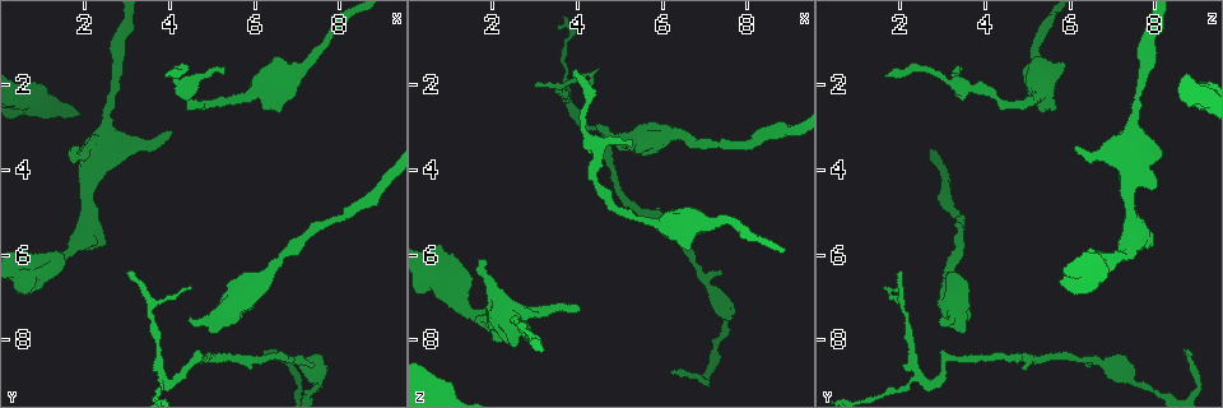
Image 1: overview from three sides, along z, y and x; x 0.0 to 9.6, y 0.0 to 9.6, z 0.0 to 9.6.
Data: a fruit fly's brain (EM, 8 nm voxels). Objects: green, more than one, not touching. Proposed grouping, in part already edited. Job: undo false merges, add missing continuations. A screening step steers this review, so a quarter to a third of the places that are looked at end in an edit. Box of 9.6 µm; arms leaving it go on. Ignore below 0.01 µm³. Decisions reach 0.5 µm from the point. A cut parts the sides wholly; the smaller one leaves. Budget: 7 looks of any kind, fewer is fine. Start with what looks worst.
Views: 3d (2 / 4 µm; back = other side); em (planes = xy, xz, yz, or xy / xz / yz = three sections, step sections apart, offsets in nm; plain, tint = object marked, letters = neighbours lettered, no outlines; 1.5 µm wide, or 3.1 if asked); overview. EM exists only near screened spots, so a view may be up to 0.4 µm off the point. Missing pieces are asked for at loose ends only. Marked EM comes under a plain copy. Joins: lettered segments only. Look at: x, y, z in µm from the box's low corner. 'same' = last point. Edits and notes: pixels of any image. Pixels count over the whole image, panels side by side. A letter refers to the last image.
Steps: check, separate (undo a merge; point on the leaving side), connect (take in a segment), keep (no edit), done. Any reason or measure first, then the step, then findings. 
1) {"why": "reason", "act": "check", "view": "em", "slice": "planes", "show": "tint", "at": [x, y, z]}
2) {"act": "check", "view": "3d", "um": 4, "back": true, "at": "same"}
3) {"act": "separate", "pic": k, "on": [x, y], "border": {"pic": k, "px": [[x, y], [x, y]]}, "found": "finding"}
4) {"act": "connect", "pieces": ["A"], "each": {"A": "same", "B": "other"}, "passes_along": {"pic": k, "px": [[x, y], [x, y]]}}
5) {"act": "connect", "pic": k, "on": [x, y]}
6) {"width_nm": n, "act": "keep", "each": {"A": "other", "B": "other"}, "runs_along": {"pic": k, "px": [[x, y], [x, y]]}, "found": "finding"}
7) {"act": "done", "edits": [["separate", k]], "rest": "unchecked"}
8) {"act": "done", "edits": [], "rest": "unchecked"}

{"why": "an open end", "act": "check", "view": "em", "slice": "xz", "step": 8, "show": "tint", "at": [3.10, 3.70, 7.25]}

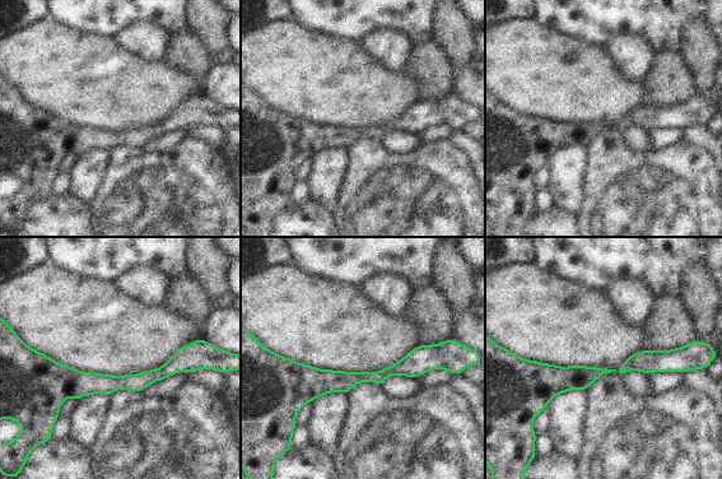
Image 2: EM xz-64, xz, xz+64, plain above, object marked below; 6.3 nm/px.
{"why": "see the neighbours", "act": "check", "view": "em", "slice": "xz", "step": 8, "show": "letters", "at": "same"}

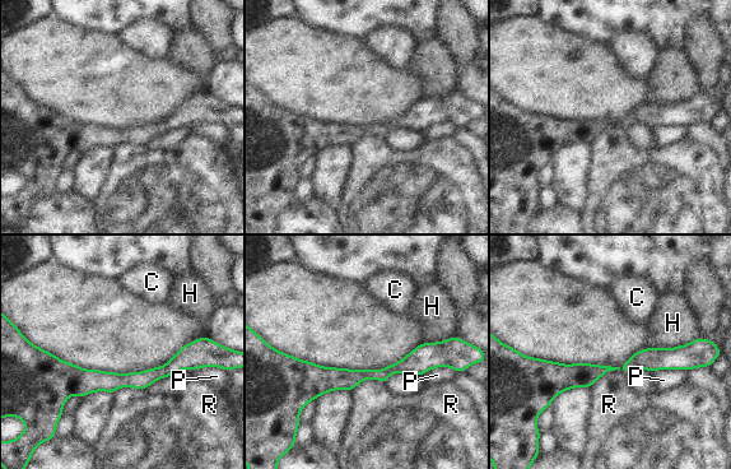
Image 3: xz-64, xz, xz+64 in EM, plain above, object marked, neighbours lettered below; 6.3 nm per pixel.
{"act": "keep", "each": {"C": "other", "H": "other", "P": "other", "R": "other"}, "found": "none of them fits"}

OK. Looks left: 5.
{"why": "thin end", "act": "check", "view": "3d", "um": 2, "at": [3.90, 1.85, 1.65]}

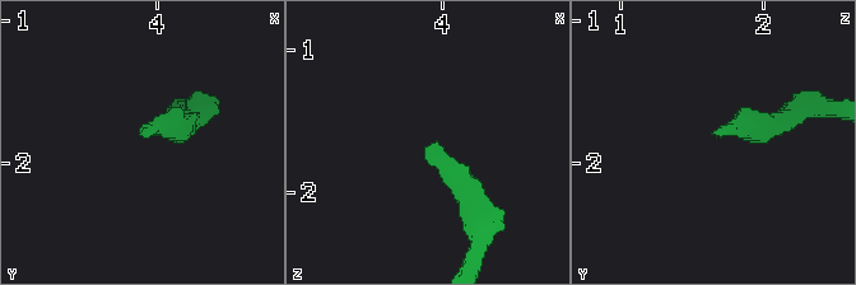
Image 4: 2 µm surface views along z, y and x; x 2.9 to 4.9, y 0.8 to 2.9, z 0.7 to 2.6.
{"act": "check", "view": "em", "slice": "planes", "show": "letters", "at": [3.92, 1.80, 1.66]}

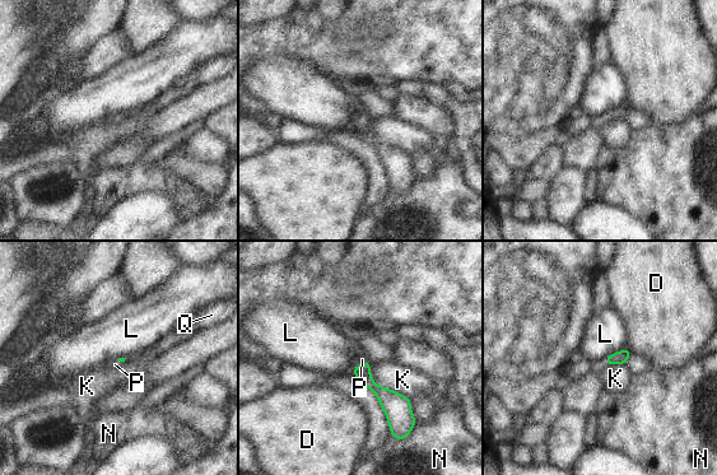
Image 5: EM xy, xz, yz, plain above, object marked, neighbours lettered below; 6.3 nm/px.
{"act": "connect", "pieces": ["P"], "each": {"D": "other", "K": "other", "L": "other", "N": "other", "P": "same", "Q": "other"}, "passes_along": {"pic": 5, "px": [[623, 355], [606, 362], [597, 367]]}, "found": "the cell continues"}

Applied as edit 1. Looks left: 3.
{"act": "check", "view": "overview"}

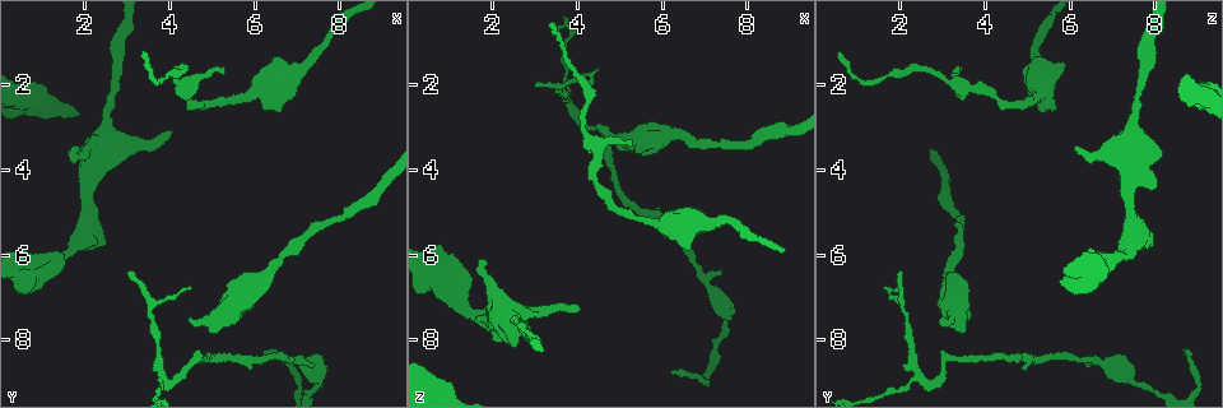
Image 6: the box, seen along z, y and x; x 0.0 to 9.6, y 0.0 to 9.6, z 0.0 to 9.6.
{"why": "branch stops here", "act": "check", "view": "em", "slice": "xz", "step": 8, "show": "tint", "at": [4.55, 6.75, 1.65]}

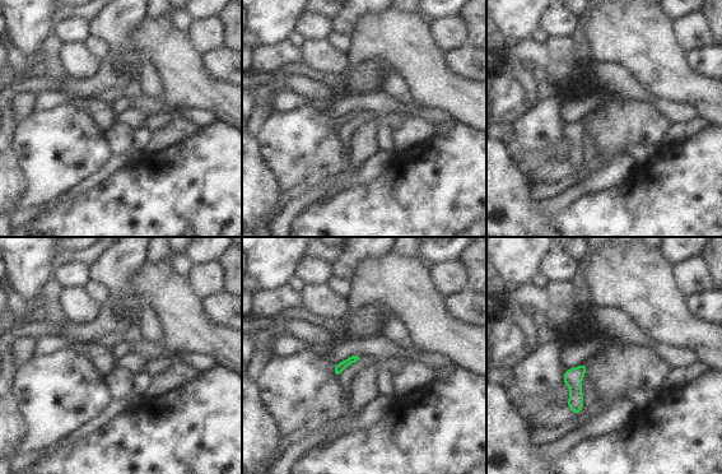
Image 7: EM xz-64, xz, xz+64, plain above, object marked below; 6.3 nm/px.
{"act": "check", "view": "em", "slice": "planes", "show": "letters", "at": "same"}

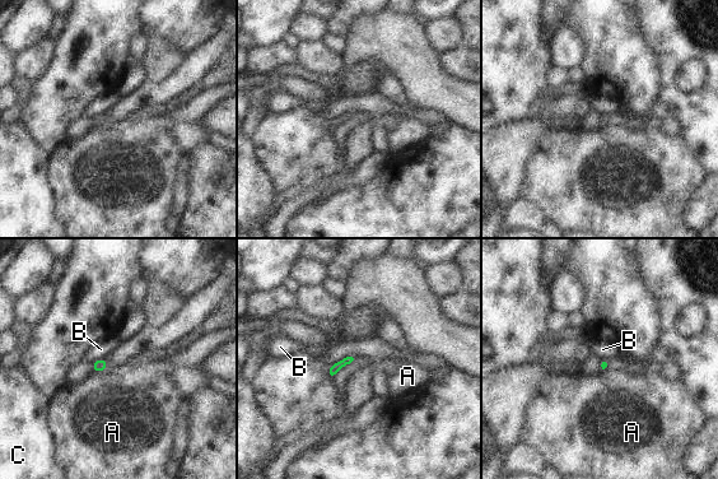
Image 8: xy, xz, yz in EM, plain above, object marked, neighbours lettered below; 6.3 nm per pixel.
{"act": "keep", "each": {"A": "other", "B": "other", "C": "other"}, "border": {"pic": 8, "px": [[108, 367], [94, 372]]}, "found": "none of them fits"}

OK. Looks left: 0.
{"act": "done", "edits": [["connect", 5]], "rest": "unchecked"}

